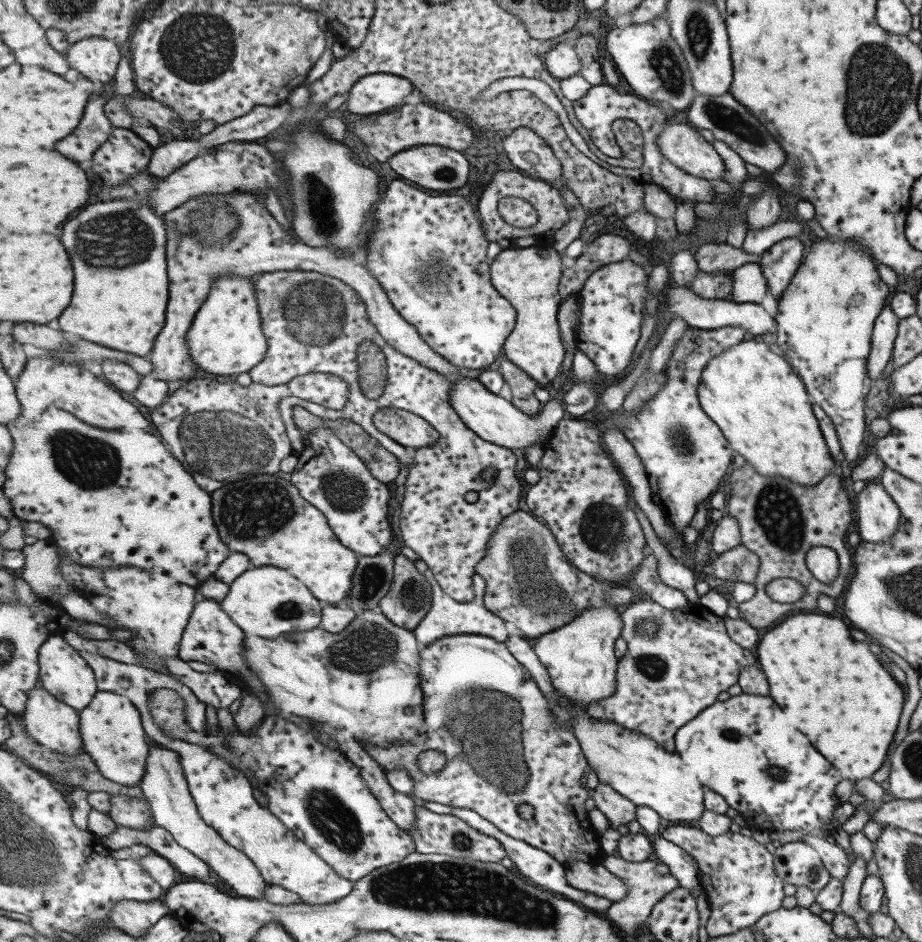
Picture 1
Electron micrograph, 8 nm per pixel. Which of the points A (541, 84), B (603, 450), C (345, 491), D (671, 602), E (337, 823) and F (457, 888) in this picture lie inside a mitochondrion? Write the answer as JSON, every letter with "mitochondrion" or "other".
{"A":"other","B":"other","C":"mitochondrion","D":"other","E":"mitochondrion","F":"mitochondrion"}

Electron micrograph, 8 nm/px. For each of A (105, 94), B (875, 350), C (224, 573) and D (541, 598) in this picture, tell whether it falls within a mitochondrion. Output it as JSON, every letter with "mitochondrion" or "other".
{"A":"other","B":"other","C":"other","D":"mitochondrion"}

